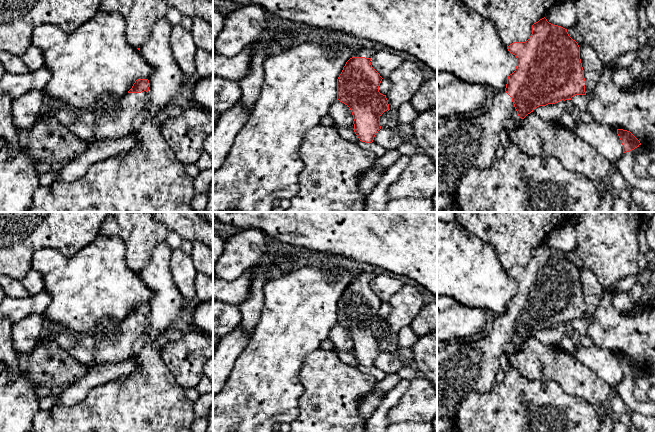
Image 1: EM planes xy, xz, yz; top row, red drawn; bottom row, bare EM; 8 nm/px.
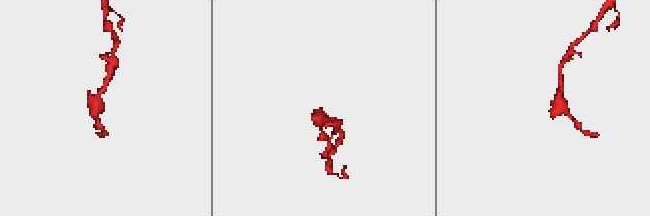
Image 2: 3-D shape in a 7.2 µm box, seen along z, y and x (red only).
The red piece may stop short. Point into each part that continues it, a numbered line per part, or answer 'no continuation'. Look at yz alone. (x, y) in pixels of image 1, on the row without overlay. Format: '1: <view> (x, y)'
1: yz (470, 364)

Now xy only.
1: xy (114, 338)

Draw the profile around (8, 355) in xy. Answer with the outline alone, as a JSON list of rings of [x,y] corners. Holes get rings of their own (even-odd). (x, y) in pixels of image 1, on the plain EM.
[[[0,318],[0,361],[6,365],[8,374],[14,379],[19,375],[19,364],[11,335],[12,326],[8,318]]]

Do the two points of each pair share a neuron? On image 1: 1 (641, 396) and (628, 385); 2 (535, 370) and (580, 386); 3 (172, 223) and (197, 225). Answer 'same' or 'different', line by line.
1: different
2: same
3: same

